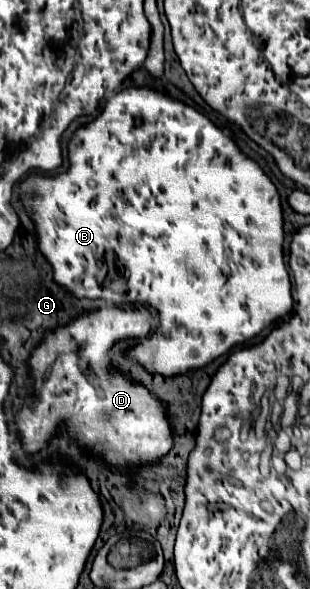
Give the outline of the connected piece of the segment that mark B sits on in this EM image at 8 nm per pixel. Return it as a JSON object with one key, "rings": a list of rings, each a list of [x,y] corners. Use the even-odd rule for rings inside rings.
{"rings":[[[125,89],[117,95],[113,95],[101,115],[87,123],[85,127],[77,129],[73,139],[69,141],[69,171],[61,173],[57,177],[39,177],[33,175],[27,181],[21,183],[21,201],[29,209],[29,217],[35,223],[37,229],[37,243],[41,243],[43,255],[49,259],[53,267],[55,281],[71,291],[75,297],[87,297],[87,299],[105,299],[111,303],[143,303],[143,305],[155,305],[155,309],[161,315],[159,329],[153,337],[147,337],[147,341],[139,343],[137,347],[129,349],[127,355],[141,363],[149,373],[159,375],[181,375],[189,369],[203,367],[211,363],[215,357],[227,353],[233,345],[243,343],[245,339],[255,337],[259,331],[269,327],[273,319],[287,315],[293,309],[293,295],[291,295],[291,283],[289,273],[283,263],[283,213],[279,195],[273,187],[270,178],[261,167],[253,161],[245,161],[247,157],[237,149],[231,137],[227,137],[221,129],[217,129],[205,115],[197,113],[193,107],[167,97],[165,93],[157,93],[153,89]],[[109,259],[115,259],[115,267],[123,271],[123,289],[109,279]]]}

